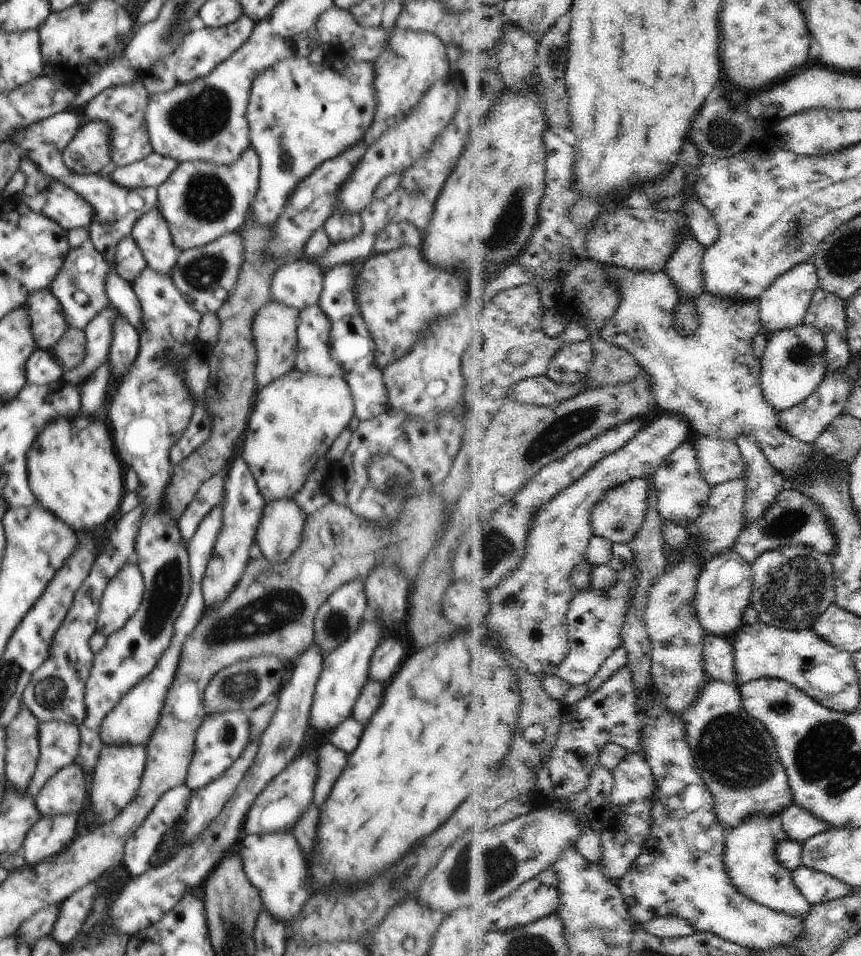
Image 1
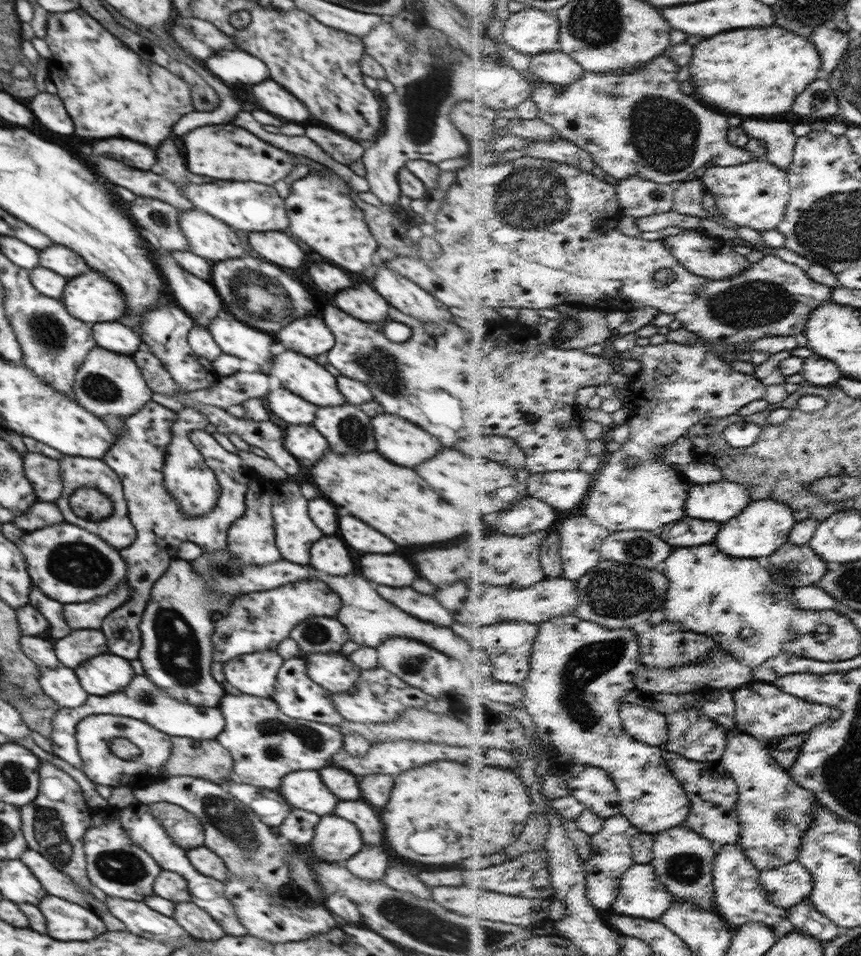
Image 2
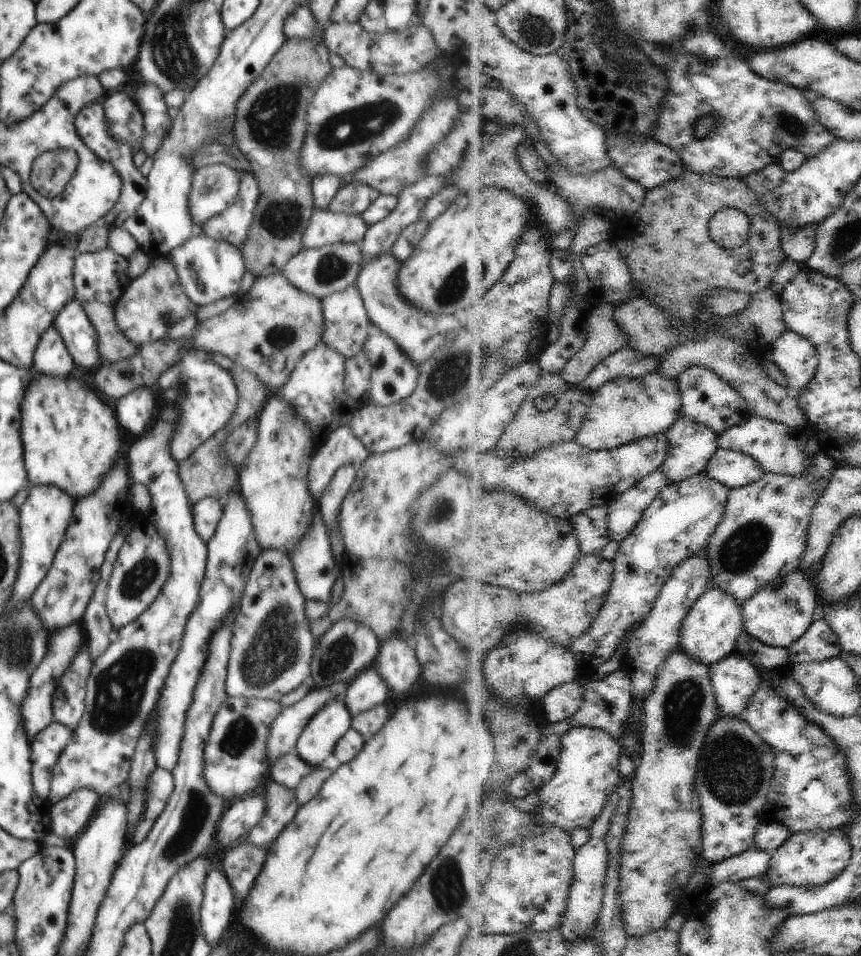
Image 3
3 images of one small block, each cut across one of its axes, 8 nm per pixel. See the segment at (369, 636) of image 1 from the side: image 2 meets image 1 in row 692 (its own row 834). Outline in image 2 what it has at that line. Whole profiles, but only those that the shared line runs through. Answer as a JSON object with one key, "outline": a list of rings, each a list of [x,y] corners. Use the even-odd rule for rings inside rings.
{"outline":[[[322,816],[310,841],[312,852],[322,861],[343,863],[365,845],[358,828],[340,816]]]}

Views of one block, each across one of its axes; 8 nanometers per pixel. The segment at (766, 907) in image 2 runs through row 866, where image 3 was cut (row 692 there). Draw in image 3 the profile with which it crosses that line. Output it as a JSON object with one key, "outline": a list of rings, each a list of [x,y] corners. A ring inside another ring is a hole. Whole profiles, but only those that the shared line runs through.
{"outline":[[[740,652],[711,666],[721,715],[742,717],[763,683],[761,670]]]}

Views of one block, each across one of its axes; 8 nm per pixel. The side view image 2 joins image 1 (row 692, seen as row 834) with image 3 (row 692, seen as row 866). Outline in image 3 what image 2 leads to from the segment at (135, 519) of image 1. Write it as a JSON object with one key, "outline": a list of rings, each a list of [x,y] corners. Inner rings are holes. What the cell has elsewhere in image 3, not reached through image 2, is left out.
{"outline":[[[85,644],[54,691],[53,720],[72,730],[78,726],[85,713],[87,678],[93,663]]]}

